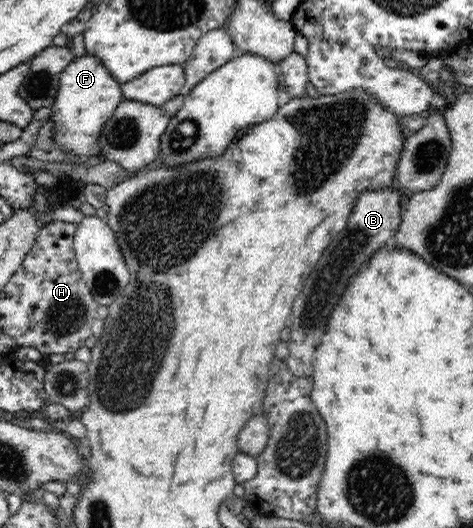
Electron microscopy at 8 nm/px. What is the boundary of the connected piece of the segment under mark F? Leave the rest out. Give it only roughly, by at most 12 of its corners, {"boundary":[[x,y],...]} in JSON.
{"boundary":[[96,55],[60,73],[54,139],[86,166],[123,101]]}

